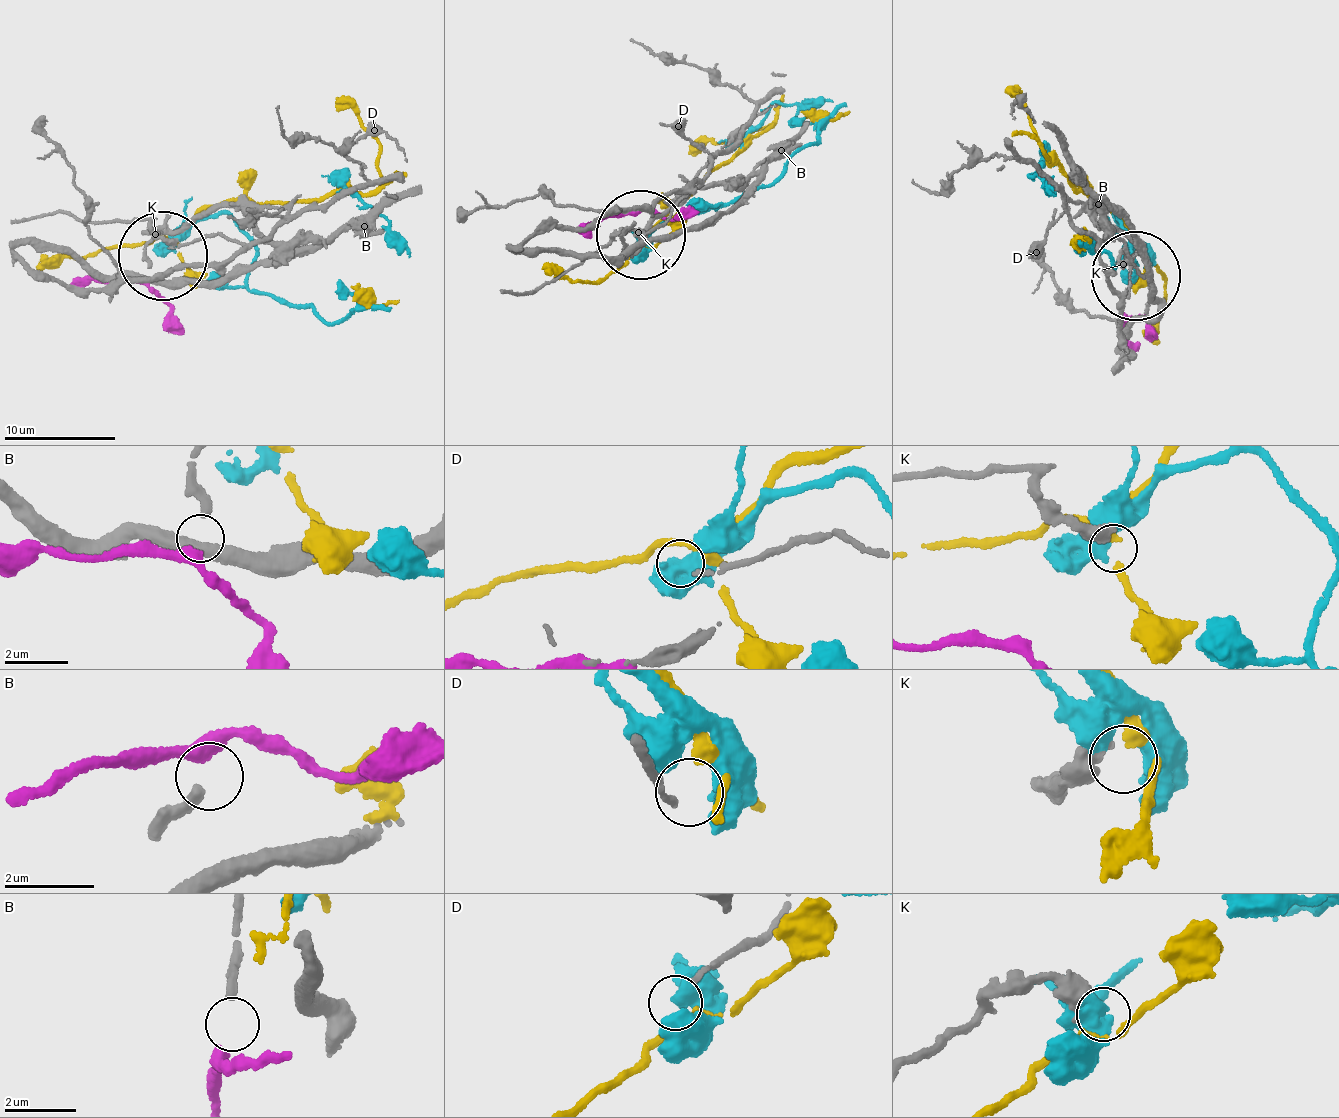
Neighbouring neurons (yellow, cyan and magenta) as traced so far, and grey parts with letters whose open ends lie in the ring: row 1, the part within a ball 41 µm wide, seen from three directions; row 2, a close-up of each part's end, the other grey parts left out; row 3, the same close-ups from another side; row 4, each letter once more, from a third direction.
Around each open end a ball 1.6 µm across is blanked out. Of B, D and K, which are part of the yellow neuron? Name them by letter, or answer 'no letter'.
K

